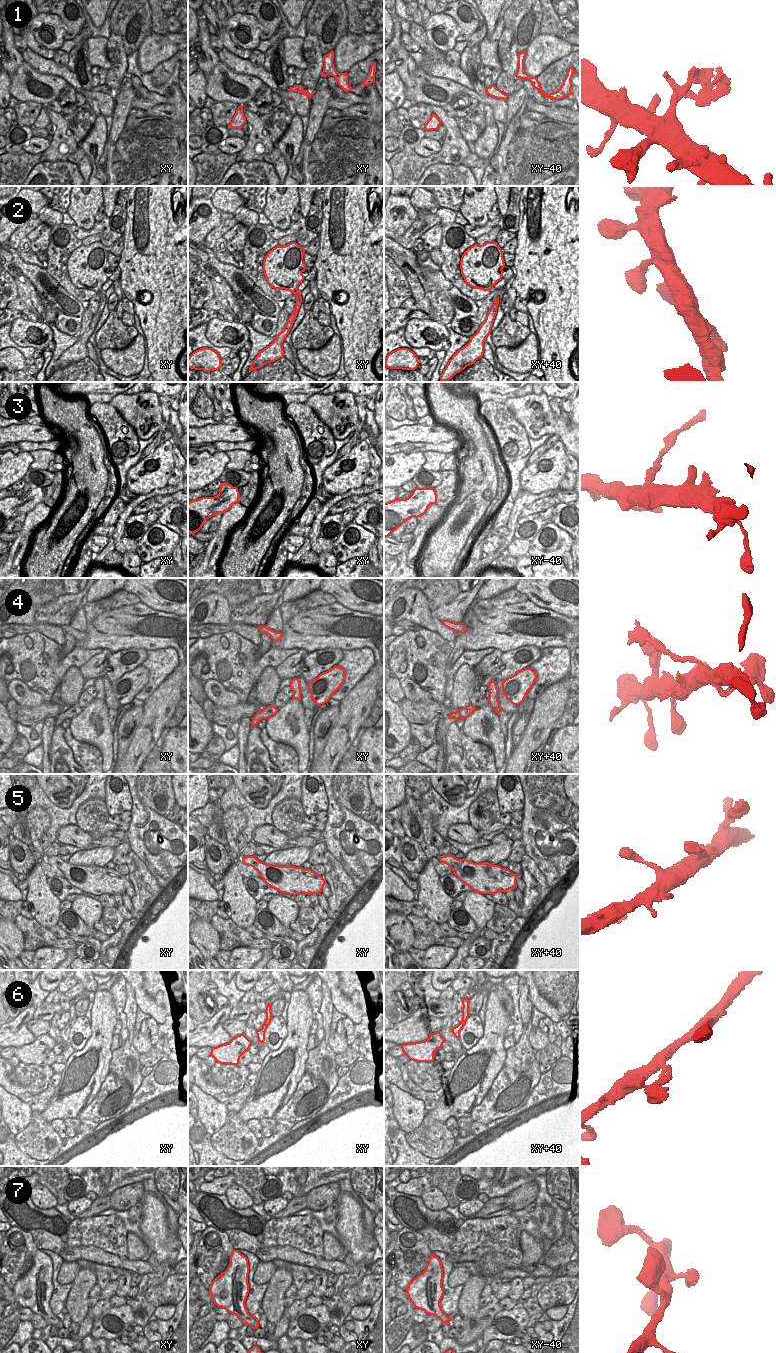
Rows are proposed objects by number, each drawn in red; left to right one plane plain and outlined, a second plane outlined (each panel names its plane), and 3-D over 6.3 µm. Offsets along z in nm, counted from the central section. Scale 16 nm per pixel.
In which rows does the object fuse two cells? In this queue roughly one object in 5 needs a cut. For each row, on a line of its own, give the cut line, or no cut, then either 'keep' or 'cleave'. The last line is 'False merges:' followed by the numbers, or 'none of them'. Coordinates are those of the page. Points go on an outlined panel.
1: cut none; keep
2: cut none; keep
3: cut xy (223, 483), (226, 488), (232, 486); cleave
4: cut none; keep
5: cut none; keep
6: cut none; keep
7: cut none; keep
False merges: 3

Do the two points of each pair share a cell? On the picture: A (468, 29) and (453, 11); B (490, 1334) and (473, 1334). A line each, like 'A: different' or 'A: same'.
A: same
B: different

